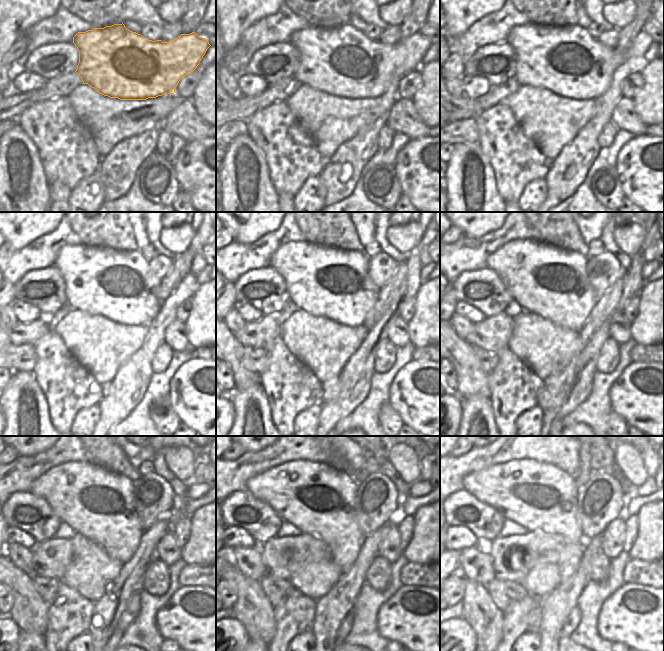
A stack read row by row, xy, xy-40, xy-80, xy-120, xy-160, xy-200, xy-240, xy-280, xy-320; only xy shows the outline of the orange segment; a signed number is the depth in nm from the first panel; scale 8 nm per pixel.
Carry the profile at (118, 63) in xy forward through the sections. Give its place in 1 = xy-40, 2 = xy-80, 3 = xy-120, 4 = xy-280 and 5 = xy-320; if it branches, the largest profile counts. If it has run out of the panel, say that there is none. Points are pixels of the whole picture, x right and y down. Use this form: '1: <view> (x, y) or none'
1: xy-40 (341, 61)
2: xy-80 (568, 61)
3: xy-120 (117, 284)
4: xy-280 (319, 500)
5: xy-320 (539, 496)

